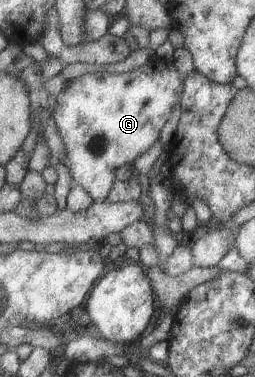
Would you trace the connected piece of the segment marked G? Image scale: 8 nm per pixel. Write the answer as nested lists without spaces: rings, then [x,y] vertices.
[[[159,58],[156,61],[147,61],[145,64],[127,72],[115,74],[113,72],[96,72],[85,73],[80,77],[71,79],[63,85],[60,92],[57,94],[55,100],[55,107],[51,119],[57,129],[57,133],[61,138],[61,141],[65,147],[66,166],[71,177],[73,184],[77,184],[81,189],[87,191],[87,195],[91,197],[92,201],[105,201],[105,195],[109,193],[112,183],[114,182],[114,171],[117,167],[121,167],[123,164],[133,164],[133,161],[139,155],[143,155],[156,141],[159,139],[159,131],[165,124],[172,109],[176,104],[179,104],[181,92],[182,92],[182,79],[179,78],[179,74],[175,67],[173,67],[171,59]]]

